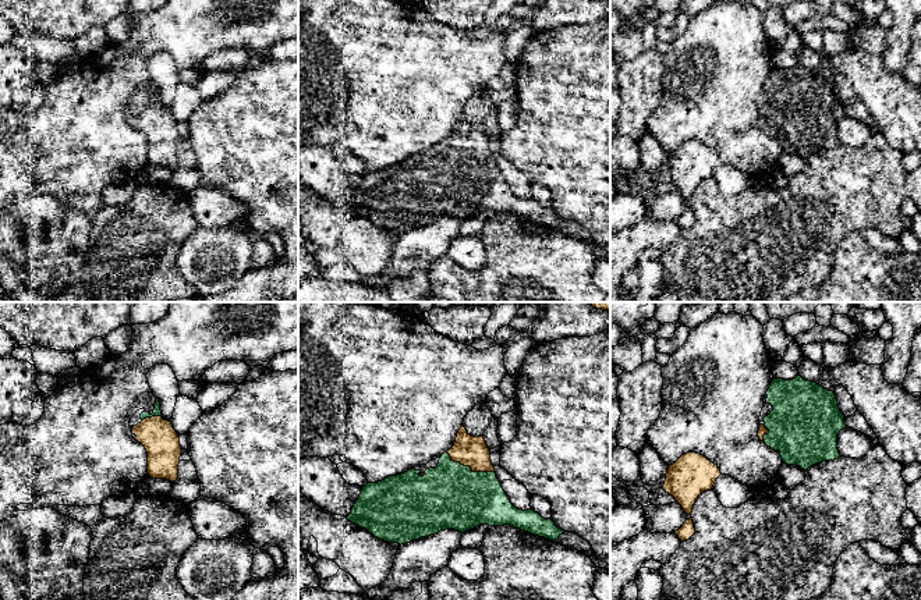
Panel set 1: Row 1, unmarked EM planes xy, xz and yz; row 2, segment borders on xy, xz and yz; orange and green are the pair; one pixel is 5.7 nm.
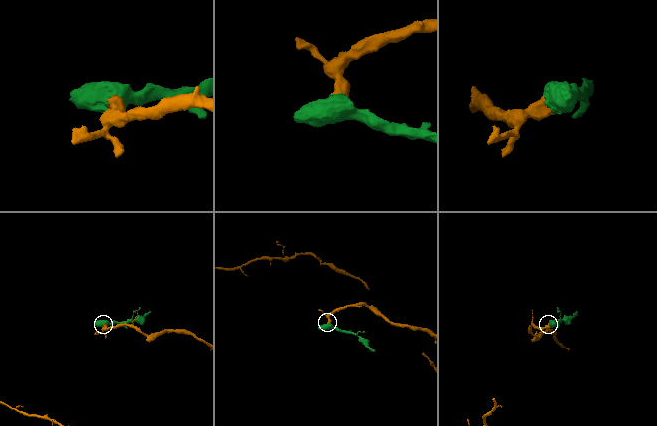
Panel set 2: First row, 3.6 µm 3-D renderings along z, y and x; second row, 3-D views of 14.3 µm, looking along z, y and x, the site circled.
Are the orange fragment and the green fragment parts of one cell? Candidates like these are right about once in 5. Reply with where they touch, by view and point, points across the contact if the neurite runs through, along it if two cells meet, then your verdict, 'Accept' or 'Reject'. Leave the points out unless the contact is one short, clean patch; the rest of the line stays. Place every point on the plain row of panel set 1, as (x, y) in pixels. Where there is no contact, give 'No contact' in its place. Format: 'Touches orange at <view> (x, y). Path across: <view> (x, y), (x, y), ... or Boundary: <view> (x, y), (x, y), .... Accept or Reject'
Touches orange at xz (470, 155). Path across: xz (471, 139), (470, 155), (450, 184). Accept

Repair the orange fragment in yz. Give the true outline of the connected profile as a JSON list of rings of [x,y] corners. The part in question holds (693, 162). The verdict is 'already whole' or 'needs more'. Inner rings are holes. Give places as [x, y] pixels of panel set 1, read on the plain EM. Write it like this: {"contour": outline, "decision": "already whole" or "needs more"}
{"contour": [[[687,141],[669,155],[662,177],[674,185],[687,203],[691,203],[698,184],[713,177],[720,163],[718,153],[706,145]]], "decision": "already whole"}

